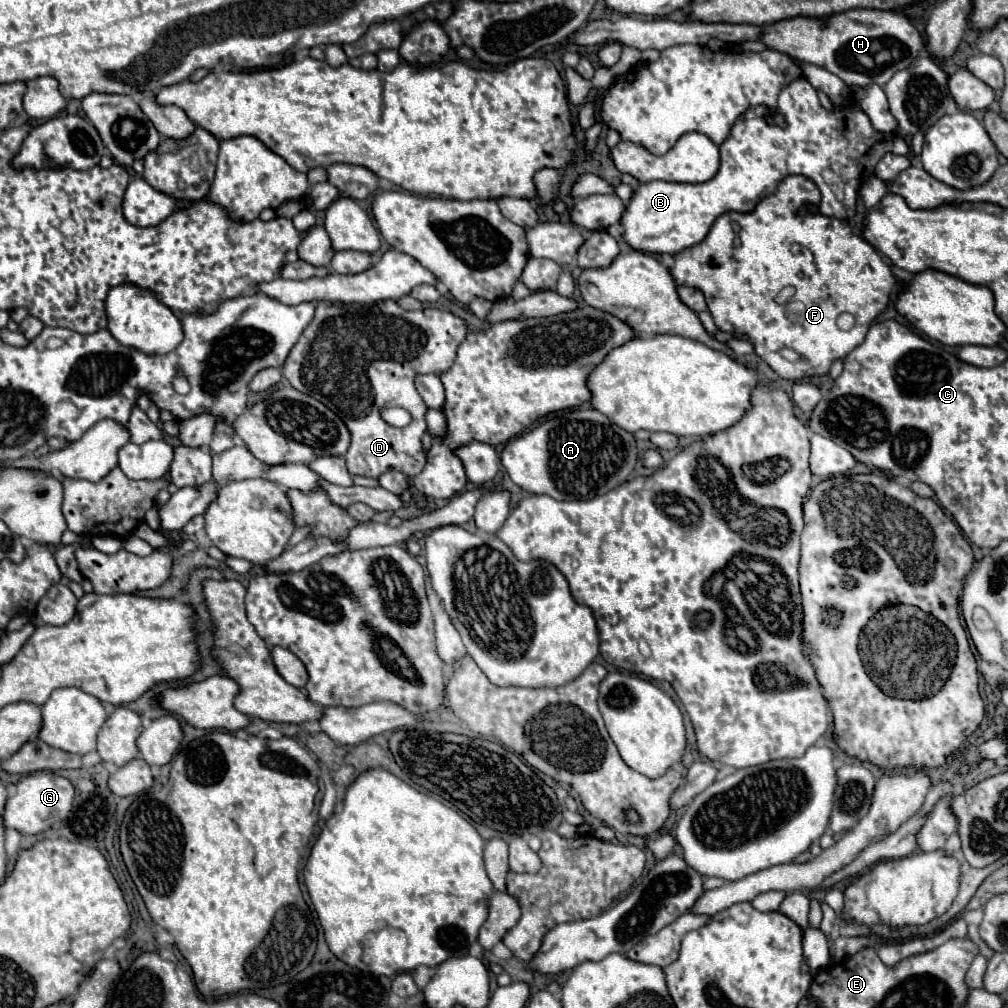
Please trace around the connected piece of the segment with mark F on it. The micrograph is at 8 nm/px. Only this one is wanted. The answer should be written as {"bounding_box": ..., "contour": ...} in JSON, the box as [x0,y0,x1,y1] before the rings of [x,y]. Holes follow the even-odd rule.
{"bounding_box":[669,176,897,382],"contour":[[[787,176],[777,186],[777,192],[767,196],[755,208],[755,212],[731,214],[731,218],[735,216],[741,226],[737,244],[735,230],[727,212],[719,216],[719,220],[715,220],[703,242],[675,254],[675,264],[669,270],[677,284],[697,288],[705,294],[709,312],[719,330],[745,334],[753,344],[755,354],[763,358],[781,378],[793,382],[827,374],[835,360],[843,360],[847,352],[859,346],[871,322],[887,310],[891,292],[897,286],[897,278],[891,272],[889,264],[883,262],[881,254],[867,240],[863,240],[859,234],[853,234],[847,222],[839,222],[837,218],[827,218],[821,214],[799,214],[801,206],[817,204],[817,200],[821,200],[821,194],[811,180],[807,180],[805,176]],[[785,286],[795,286],[795,296],[785,304],[775,304],[773,298]],[[843,312],[849,312],[857,318],[855,328],[847,332],[839,330],[835,324],[837,316]],[[787,348],[795,350],[800,358],[797,361],[787,360],[783,356],[783,350]]]}

